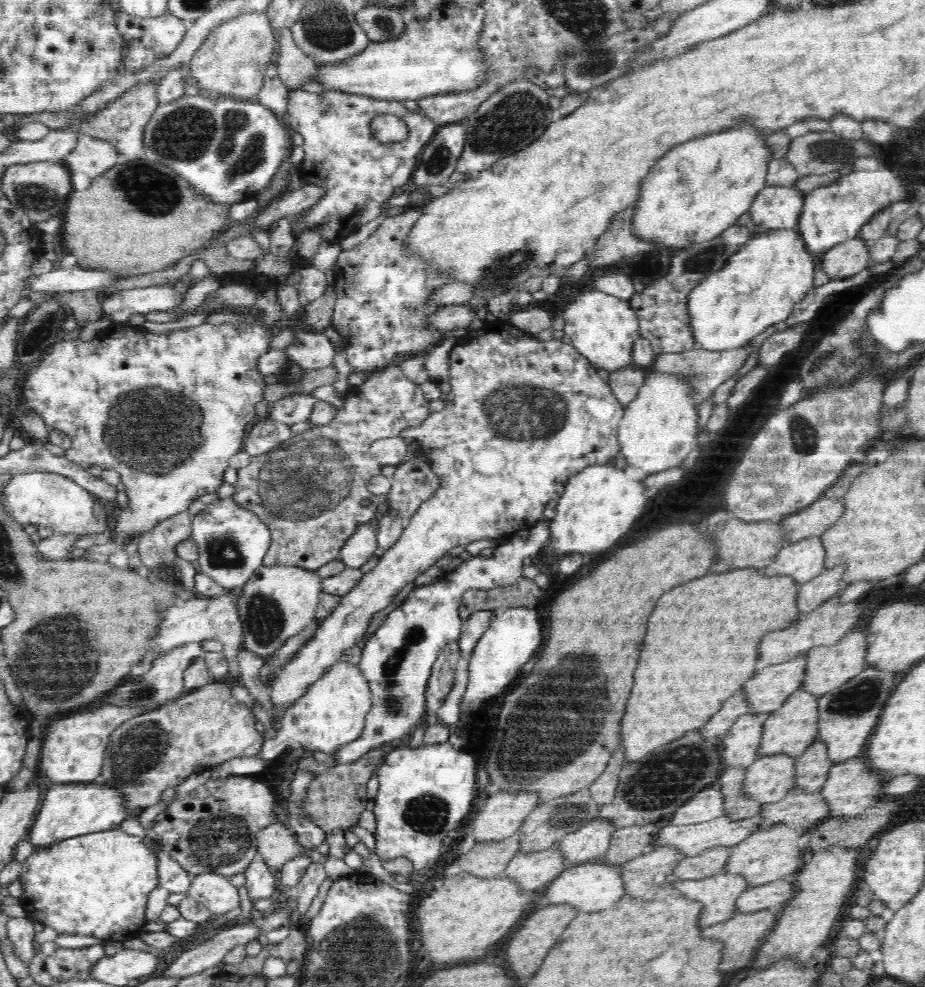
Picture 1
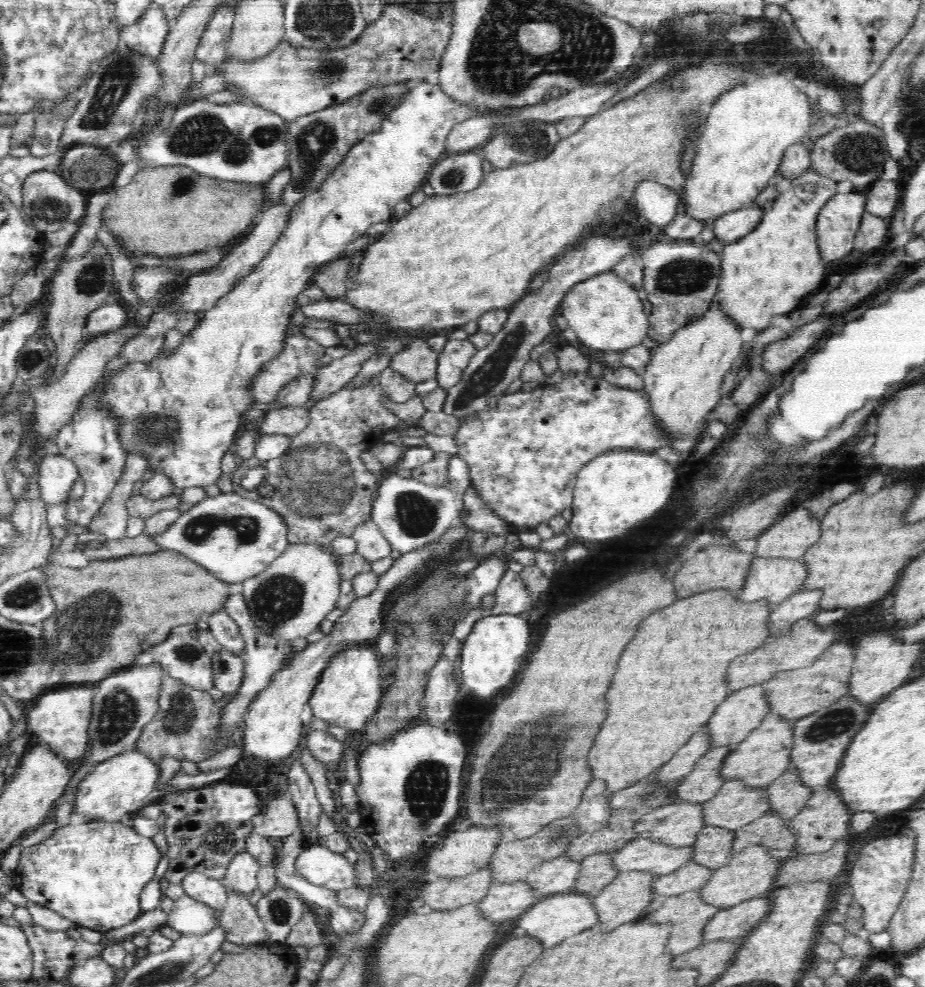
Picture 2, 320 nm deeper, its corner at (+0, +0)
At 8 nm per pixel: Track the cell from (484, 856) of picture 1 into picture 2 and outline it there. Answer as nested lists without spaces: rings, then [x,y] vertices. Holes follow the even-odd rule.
[[[489,867],[478,868],[469,876],[458,879],[436,878],[422,887],[422,900],[431,910],[452,910],[464,904],[479,903],[492,884]]]

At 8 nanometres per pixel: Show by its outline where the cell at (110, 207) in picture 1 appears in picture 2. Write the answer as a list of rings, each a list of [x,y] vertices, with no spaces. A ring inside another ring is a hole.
[[[184,165],[145,167],[135,176],[130,186],[116,188],[116,198],[111,199],[106,205],[108,208],[104,206],[102,210],[104,229],[114,234],[120,246],[124,246],[122,249],[130,256],[140,251],[148,252],[149,255],[156,257],[176,257],[224,246],[232,238],[239,237],[242,232],[246,232],[248,226],[252,226],[251,222],[254,217],[267,206],[264,184],[233,183],[212,179]]]

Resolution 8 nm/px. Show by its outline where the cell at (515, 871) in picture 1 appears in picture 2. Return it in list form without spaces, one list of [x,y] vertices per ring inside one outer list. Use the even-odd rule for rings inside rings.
[[[520,880],[512,884],[492,883],[485,897],[477,903],[477,907],[482,917],[501,923],[519,918],[536,902],[538,896],[535,890]]]

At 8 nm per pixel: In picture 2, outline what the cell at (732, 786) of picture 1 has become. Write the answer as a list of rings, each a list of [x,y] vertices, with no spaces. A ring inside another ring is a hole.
[[[704,826],[692,844],[694,852],[691,862],[703,864],[712,871],[723,868],[734,856],[731,845],[734,837],[735,831]]]

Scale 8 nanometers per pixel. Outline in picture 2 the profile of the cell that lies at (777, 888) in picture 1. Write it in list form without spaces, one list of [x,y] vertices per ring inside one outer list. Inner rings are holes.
[[[768,894],[745,900],[736,906],[720,909],[704,927],[703,943],[745,937],[771,912],[772,899]]]

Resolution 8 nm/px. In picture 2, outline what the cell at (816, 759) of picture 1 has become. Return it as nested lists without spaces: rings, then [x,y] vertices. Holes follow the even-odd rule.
[[[789,769],[764,789],[768,795],[770,811],[788,820],[806,806],[814,791],[814,788],[801,783],[796,769]]]

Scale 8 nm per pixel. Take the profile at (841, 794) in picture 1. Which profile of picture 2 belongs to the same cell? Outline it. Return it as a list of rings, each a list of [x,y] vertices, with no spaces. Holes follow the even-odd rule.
[[[832,782],[815,788],[806,806],[787,822],[787,825],[795,830],[794,848],[798,847],[798,852],[792,849],[790,854],[802,857],[803,855],[827,852],[834,847],[835,842],[846,838],[846,834],[851,830],[850,819],[852,815]]]

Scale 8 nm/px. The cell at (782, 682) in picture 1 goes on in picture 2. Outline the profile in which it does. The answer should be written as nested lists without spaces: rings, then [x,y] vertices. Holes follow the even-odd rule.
[[[763,683],[732,691],[715,712],[704,726],[710,735],[710,748],[741,743],[769,713]]]

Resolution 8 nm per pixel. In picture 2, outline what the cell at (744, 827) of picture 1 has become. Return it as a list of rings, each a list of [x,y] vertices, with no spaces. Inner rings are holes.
[[[636,836],[636,838],[627,842],[622,849],[616,850],[616,854],[613,854],[614,858],[612,858],[611,865],[619,872],[651,872],[660,877],[678,870],[683,864],[691,861],[692,852],[694,852],[693,845],[674,848],[658,840]]]

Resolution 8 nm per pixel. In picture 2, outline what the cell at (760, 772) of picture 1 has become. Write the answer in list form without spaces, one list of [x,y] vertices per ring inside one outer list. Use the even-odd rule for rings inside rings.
[[[743,780],[726,781],[710,800],[703,803],[705,826],[717,826],[735,831],[770,811],[767,792],[764,787],[748,788]]]

